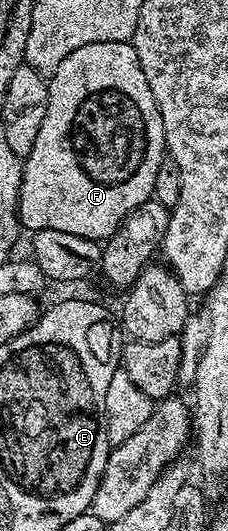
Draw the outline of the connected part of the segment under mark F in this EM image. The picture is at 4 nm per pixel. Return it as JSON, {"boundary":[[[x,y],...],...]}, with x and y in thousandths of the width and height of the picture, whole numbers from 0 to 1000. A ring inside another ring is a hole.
{"boundary":[[[482,75],[478,79],[390,79],[303,109],[285,109],[232,136],[232,156],[224,158],[224,198],[197,215],[197,230],[180,234],[180,252],[162,256],[162,267],[145,282],[110,296],[101,313],[101,358],[88,369],[88,397],[105,420],[136,433],[175,429],[228,429],[232,433],[285,433],[303,441],[355,441],[355,448],[395,452],[465,454],[539,422],[544,411],[583,395],[601,395],[645,377],[667,375],[680,365],[680,347],[697,339],[697,322],[732,286],[732,260],[715,217],[697,205],[689,185],[662,168],[649,130],[618,111],[618,98],[588,81],[548,75]]]}

